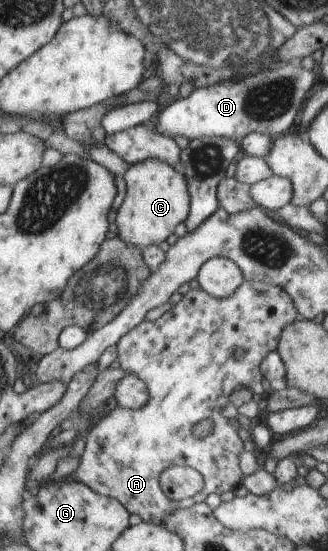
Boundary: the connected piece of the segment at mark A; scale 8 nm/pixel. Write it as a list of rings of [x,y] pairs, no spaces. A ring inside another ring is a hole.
[[[244,280],[235,289],[235,292],[232,292],[225,298],[214,297],[208,292],[205,292],[200,286],[190,289],[173,308],[165,312],[160,318],[155,321],[143,321],[141,324],[138,324],[116,344],[118,348],[117,359],[119,360],[121,369],[124,369],[131,375],[138,376],[147,384],[149,392],[148,401],[138,409],[128,409],[118,406],[114,410],[111,410],[107,416],[103,416],[97,424],[92,423],[89,426],[87,437],[85,438],[85,452],[81,456],[80,465],[65,479],[77,479],[85,483],[88,487],[91,487],[97,493],[120,500],[121,504],[125,505],[126,509],[129,509],[129,512],[137,514],[143,521],[151,521],[157,524],[163,523],[164,518],[168,517],[168,514],[173,512],[176,508],[189,508],[194,504],[205,503],[206,500],[209,500],[209,496],[217,496],[217,494],[221,496],[233,496],[233,492],[237,492],[237,488],[241,488],[246,477],[245,472],[239,468],[239,454],[244,453],[245,448],[249,448],[249,444],[245,444],[245,440],[242,440],[241,428],[237,428],[237,424],[233,424],[233,420],[229,419],[229,416],[225,416],[225,408],[229,408],[229,404],[233,404],[233,402],[231,402],[231,394],[233,394],[233,392],[249,389],[253,393],[263,394],[261,385],[261,380],[263,380],[264,376],[261,368],[262,361],[265,360],[270,352],[278,349],[280,336],[283,334],[283,330],[297,318],[299,318],[299,310],[296,308],[295,300],[293,300],[293,296],[283,287],[266,281]],[[238,348],[244,348],[246,350],[246,355],[242,359],[237,359],[234,354]],[[203,418],[213,418],[215,428],[213,428],[211,436],[207,436],[205,440],[197,440],[197,438],[193,438],[191,428],[193,428],[199,420],[203,420]],[[172,465],[188,466],[200,472],[205,482],[201,492],[197,493],[195,496],[183,499],[182,501],[173,501],[169,498],[169,496],[163,492],[162,477],[163,472]]]

